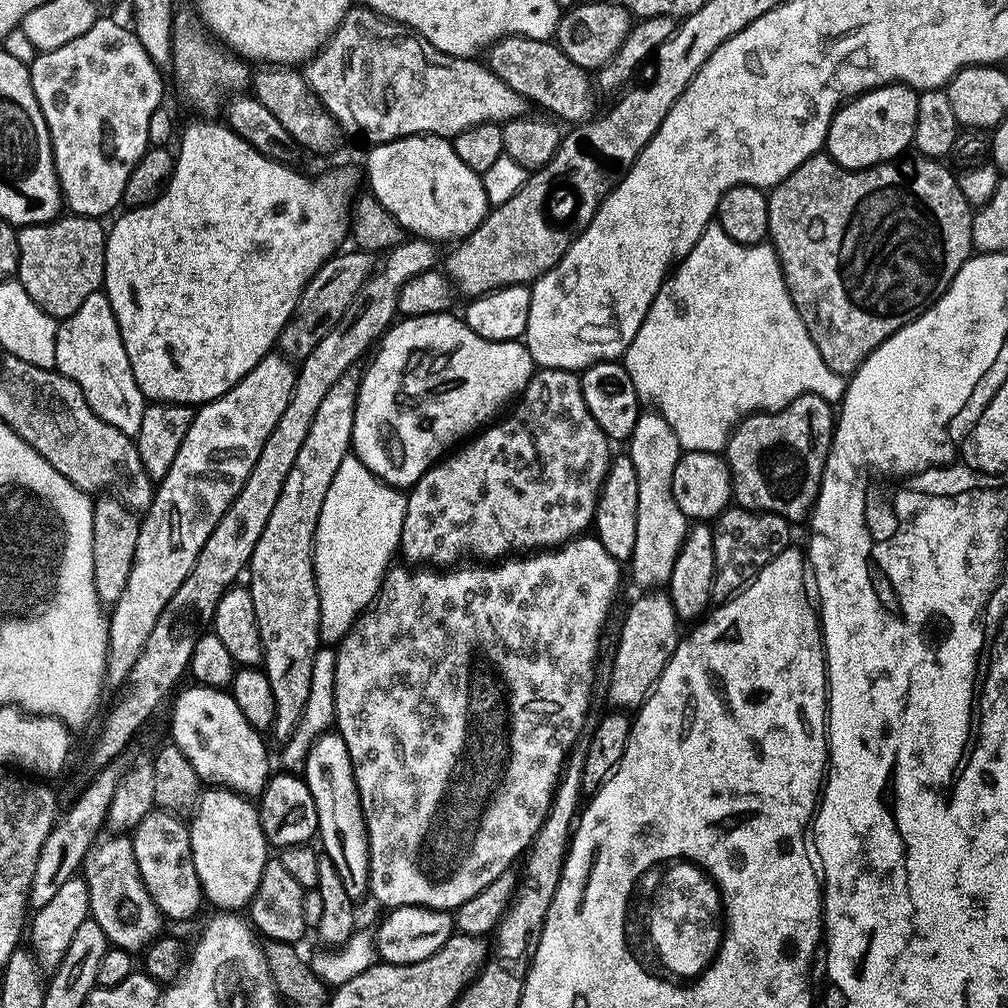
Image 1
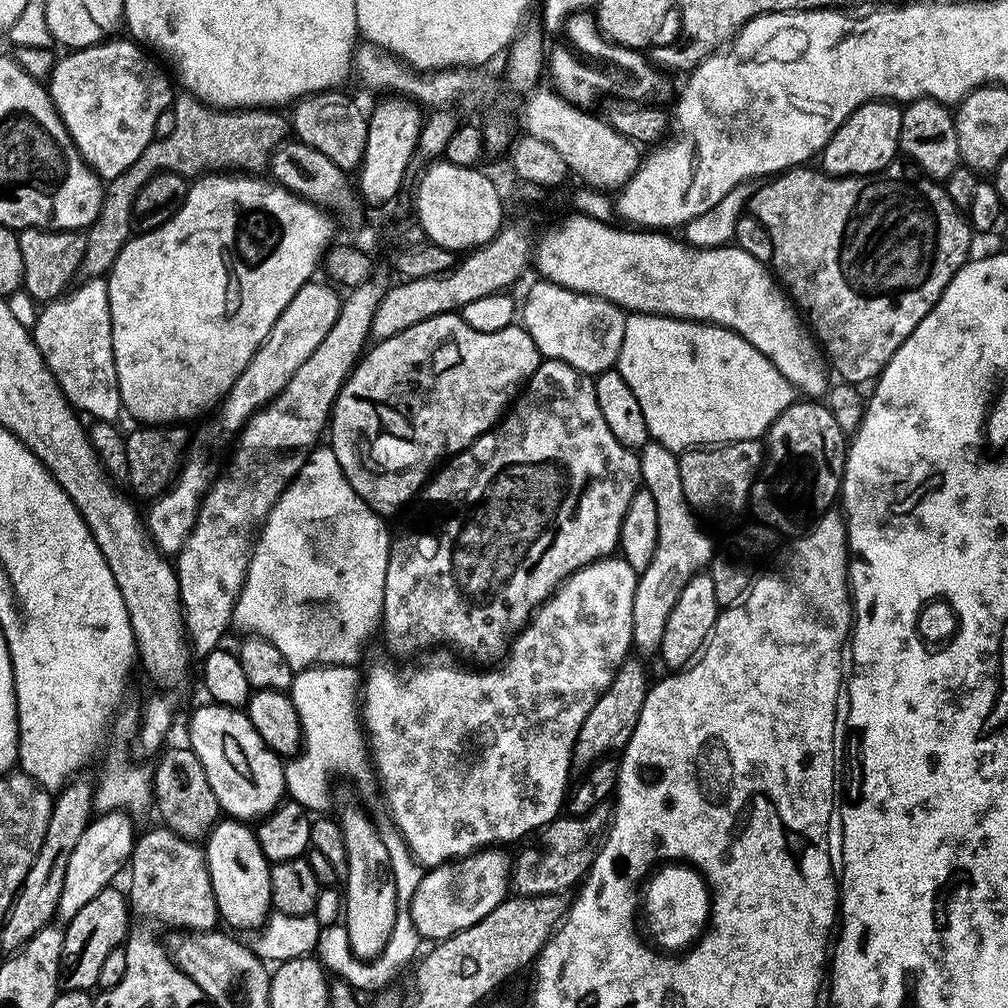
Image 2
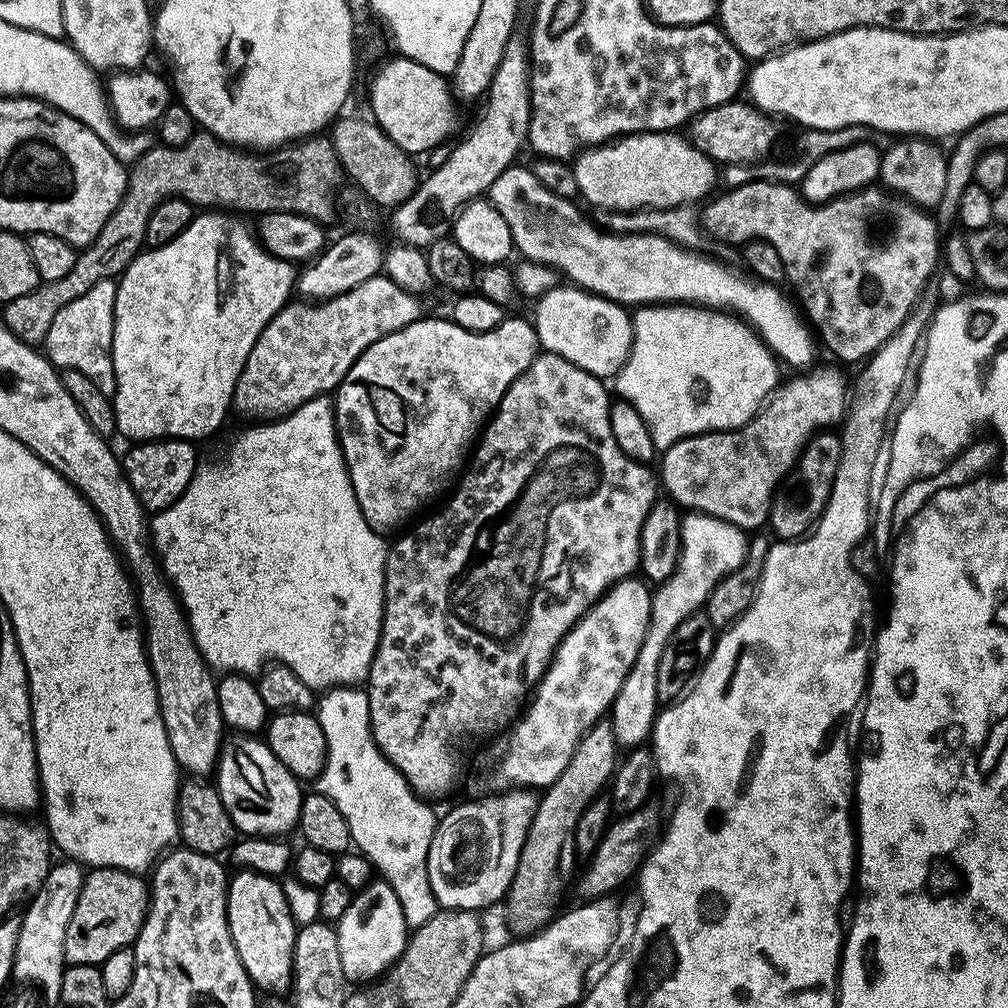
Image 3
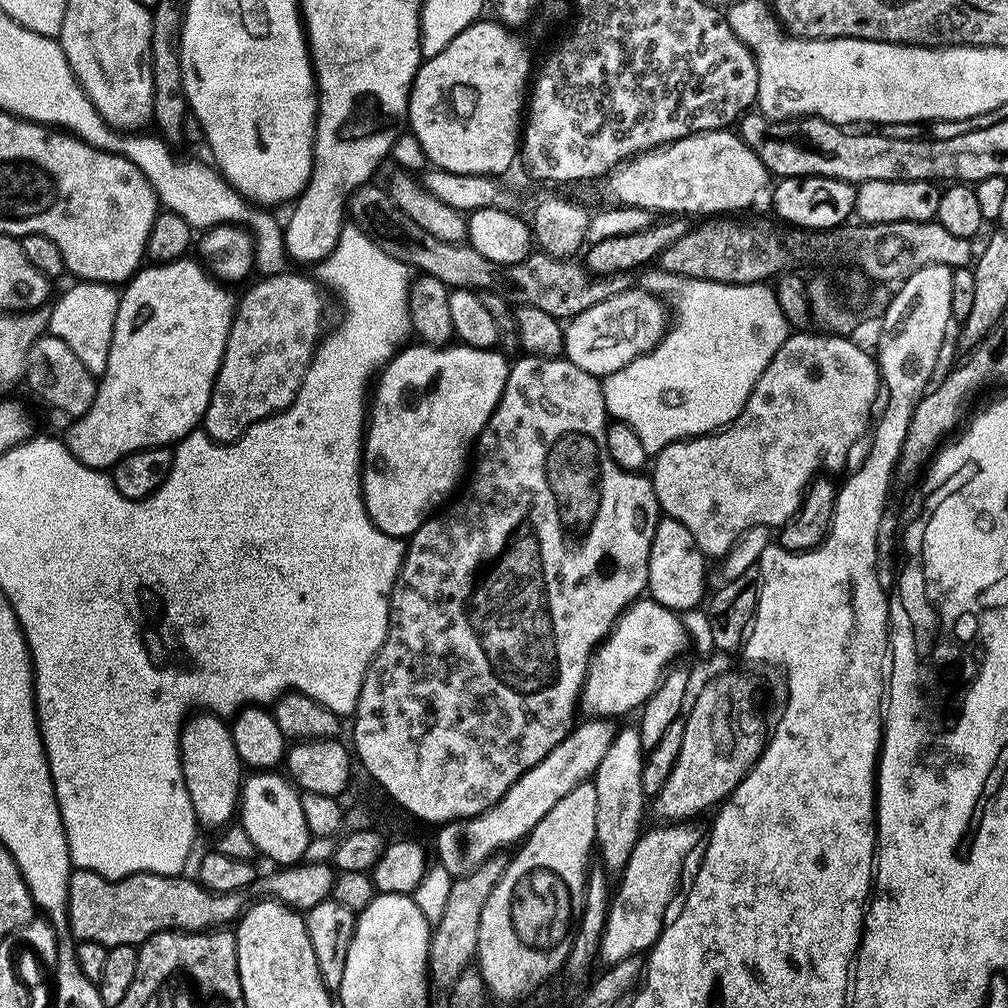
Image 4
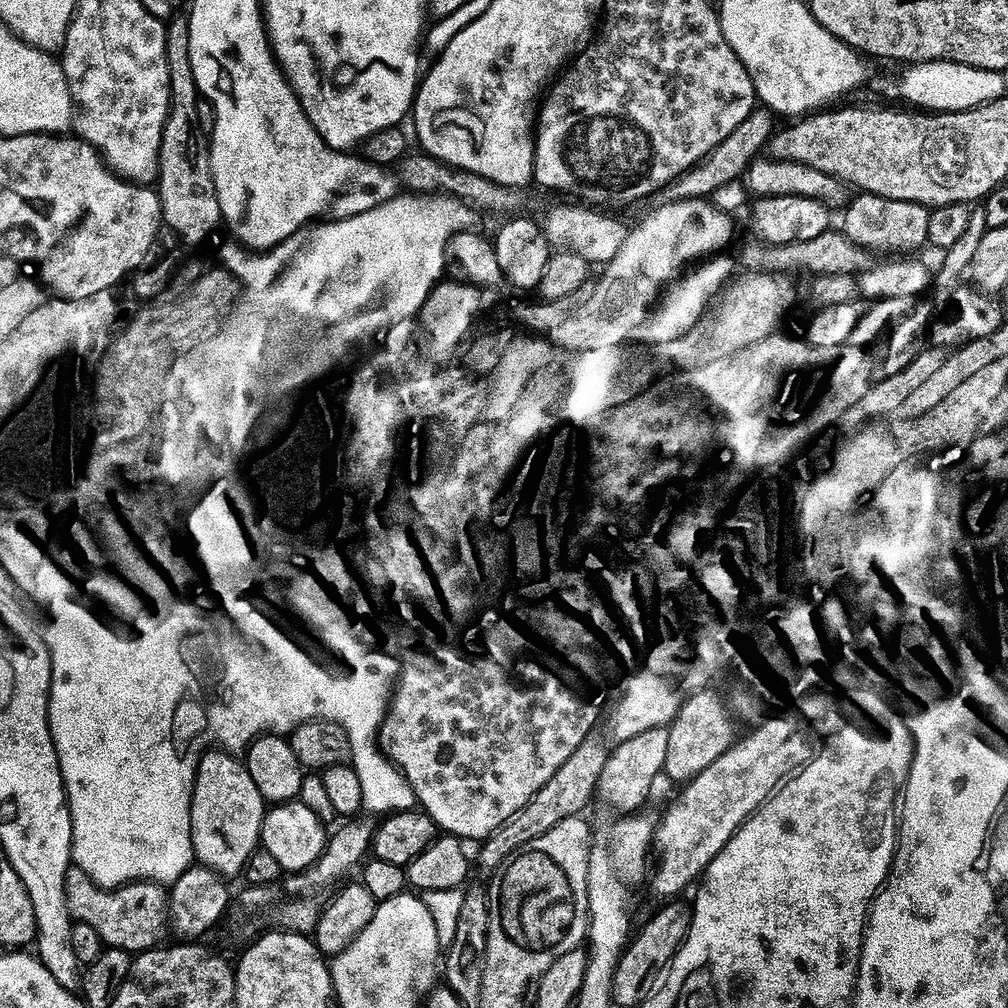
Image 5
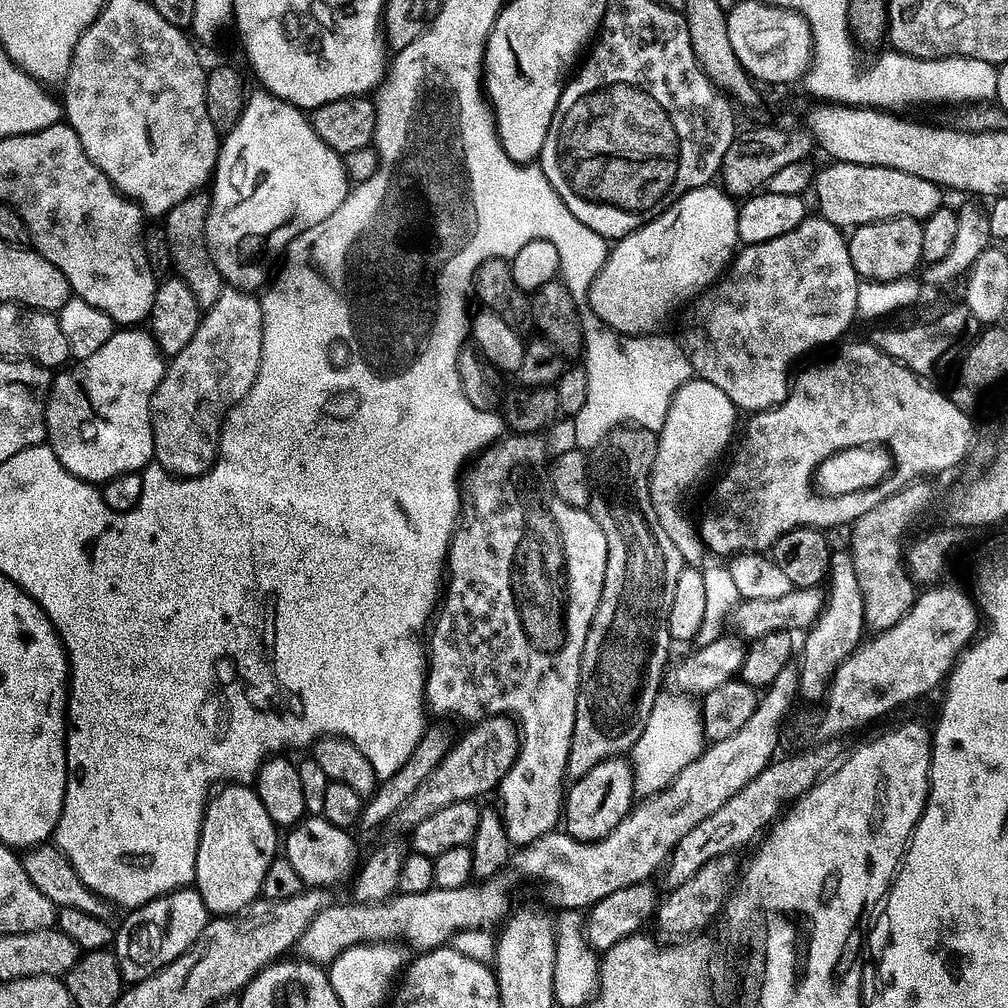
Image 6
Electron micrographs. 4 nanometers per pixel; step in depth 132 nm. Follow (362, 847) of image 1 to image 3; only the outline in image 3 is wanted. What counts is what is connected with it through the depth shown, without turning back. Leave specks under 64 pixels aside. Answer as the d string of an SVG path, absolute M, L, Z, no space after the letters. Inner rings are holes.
M387 882L370 883L349 903L345 916L338 923L338 946L345 981L374 982L374 974L383 977L394 965L394 958L404 957L409 939L410 929L396 891Z

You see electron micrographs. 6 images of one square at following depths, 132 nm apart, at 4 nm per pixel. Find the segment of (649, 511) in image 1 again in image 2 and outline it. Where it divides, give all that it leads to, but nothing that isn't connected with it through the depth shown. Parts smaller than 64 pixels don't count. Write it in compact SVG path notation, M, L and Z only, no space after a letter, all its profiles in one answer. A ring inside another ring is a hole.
M649 442L639 453L639 458L643 487L658 506L658 548L654 550L654 560L648 569L639 573L640 581L634 594L632 642L635 651L641 652L641 657L655 657L662 646L662 634L666 634L666 622L670 622L670 614L674 606L678 606L682 590L686 590L688 583L711 565L714 544L712 548L711 538L700 529L701 521L688 505L686 490L682 490L680 456L666 450L666 446Z

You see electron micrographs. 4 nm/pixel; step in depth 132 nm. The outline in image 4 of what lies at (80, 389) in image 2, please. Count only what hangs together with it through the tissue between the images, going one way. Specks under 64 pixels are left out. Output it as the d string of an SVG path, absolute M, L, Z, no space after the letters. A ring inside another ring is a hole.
M73 283L73 288L57 302L51 305L51 335L62 338L78 359L84 363L86 370L98 378L106 374L110 362L110 350L114 342L114 326L118 322L121 293L111 284Z

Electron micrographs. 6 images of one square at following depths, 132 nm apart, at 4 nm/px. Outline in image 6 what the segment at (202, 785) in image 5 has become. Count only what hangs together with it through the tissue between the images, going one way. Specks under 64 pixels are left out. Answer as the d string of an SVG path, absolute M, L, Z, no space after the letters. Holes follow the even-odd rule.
M243 784L221 787L209 799L204 812L194 885L210 914L217 917L239 915L261 899L263 883L272 863L278 859L279 848L281 851L281 833L270 814L266 814L266 806L262 806L262 798L255 787Z

